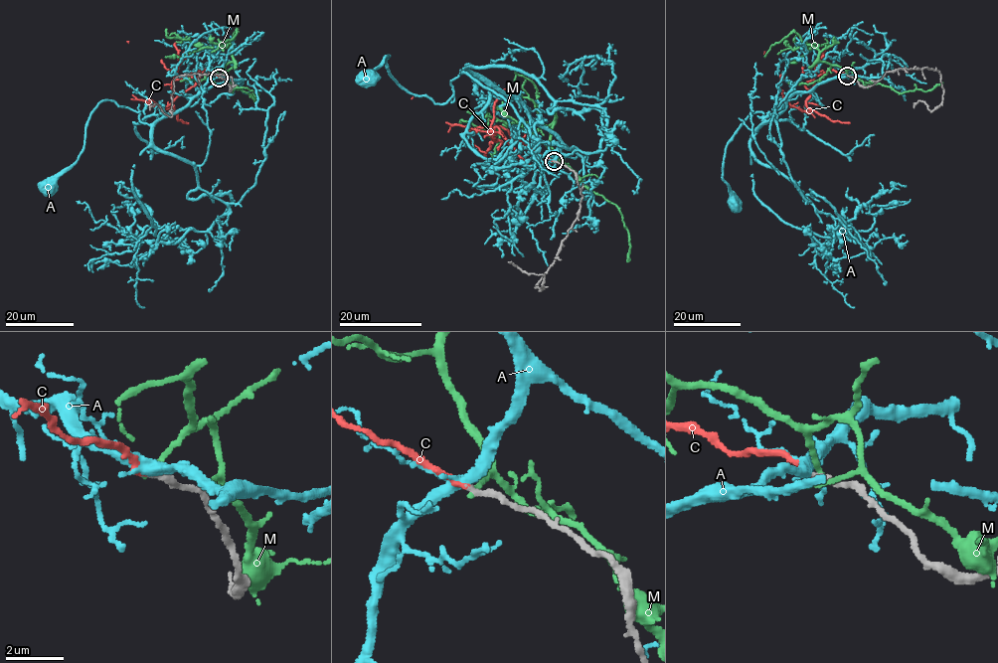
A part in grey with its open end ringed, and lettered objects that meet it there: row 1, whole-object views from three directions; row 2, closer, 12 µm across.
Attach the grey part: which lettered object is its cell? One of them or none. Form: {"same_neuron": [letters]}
{"same_neuron": ["C"]}

